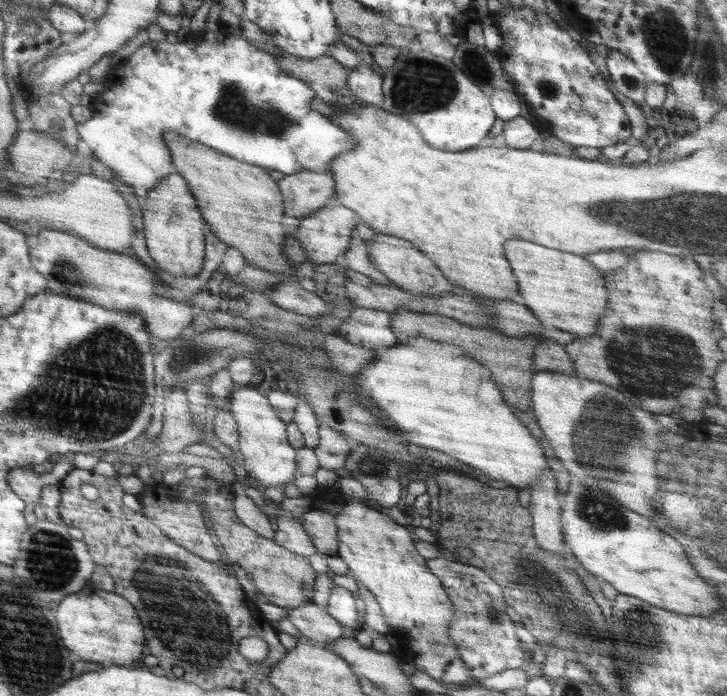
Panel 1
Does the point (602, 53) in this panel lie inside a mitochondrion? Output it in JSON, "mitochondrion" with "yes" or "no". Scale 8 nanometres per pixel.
{"mitochondrion":"no"}

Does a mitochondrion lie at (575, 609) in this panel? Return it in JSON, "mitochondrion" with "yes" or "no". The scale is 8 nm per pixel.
{"mitochondrion":"yes"}

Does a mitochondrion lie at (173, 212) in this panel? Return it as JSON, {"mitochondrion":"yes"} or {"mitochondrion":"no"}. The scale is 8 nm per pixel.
{"mitochondrion":"yes"}

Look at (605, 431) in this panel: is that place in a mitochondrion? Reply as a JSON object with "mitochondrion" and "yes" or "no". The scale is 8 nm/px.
{"mitochondrion":"yes"}

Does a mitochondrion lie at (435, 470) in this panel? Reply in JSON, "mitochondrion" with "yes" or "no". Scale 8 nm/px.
{"mitochondrion":"no"}

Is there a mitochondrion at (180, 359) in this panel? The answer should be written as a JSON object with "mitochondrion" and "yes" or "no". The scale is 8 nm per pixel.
{"mitochondrion":"yes"}

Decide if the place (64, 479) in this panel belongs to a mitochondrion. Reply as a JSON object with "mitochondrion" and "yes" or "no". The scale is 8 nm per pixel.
{"mitochondrion":"no"}

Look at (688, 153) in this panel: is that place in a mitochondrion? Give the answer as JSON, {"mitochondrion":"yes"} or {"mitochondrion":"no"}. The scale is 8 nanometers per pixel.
{"mitochondrion":"no"}

